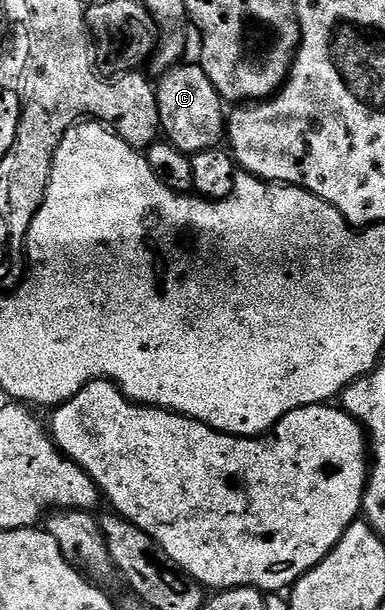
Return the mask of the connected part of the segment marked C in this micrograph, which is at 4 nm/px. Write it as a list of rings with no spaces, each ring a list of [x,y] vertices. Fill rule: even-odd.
[[[182,62],[162,76],[155,91],[161,132],[167,143],[186,154],[218,147],[227,136],[227,108],[200,63]]]

